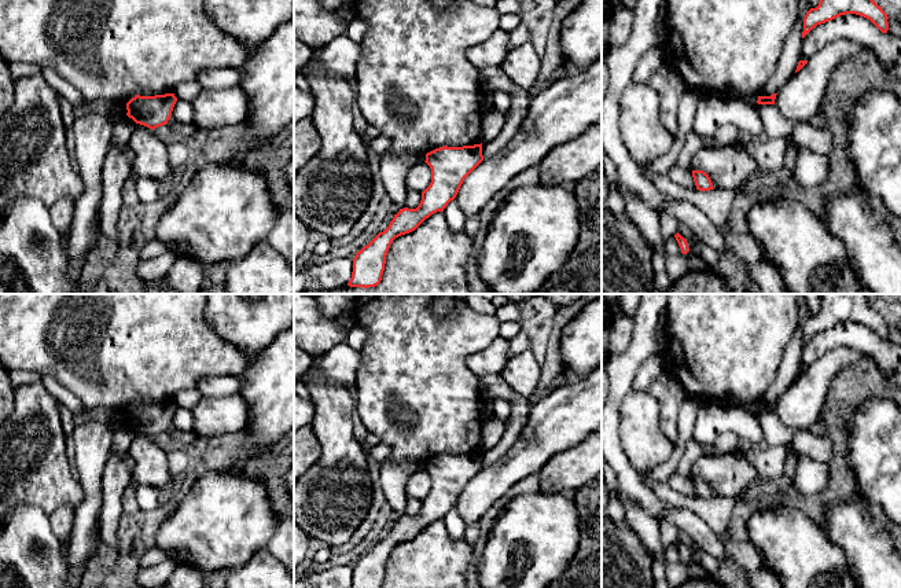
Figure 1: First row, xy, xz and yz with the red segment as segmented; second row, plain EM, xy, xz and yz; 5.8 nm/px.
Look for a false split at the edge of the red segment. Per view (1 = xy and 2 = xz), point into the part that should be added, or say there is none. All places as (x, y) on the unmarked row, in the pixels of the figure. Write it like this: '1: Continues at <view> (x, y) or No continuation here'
1: No continuation here
2: No continuation here

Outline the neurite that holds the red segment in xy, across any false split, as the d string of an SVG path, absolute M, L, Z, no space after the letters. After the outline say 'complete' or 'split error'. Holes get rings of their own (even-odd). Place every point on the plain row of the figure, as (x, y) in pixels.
M174 401L155 404L136 403L126 411L126 423L136 431L155 437L168 431L176 409Z; complete

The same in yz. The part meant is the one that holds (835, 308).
M821 294L819 313L810 316L803 326L802 346L817 332L846 321L869 327L882 341L889 338L889 324L871 306L867 294Z; complete

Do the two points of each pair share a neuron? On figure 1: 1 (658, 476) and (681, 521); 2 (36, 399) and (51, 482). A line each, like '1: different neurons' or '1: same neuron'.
1: different neurons
2: same neuron

